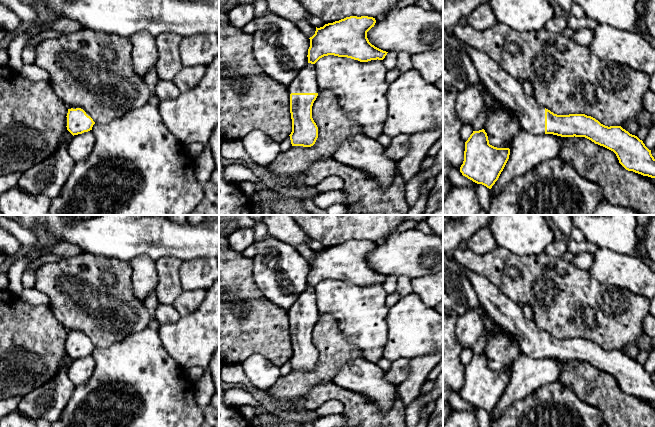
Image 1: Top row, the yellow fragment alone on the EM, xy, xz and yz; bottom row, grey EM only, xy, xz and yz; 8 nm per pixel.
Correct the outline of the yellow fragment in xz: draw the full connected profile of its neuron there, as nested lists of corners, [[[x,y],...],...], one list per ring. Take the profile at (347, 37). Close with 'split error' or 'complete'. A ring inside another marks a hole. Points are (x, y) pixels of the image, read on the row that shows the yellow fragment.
[[[350,16],[317,28],[310,37],[308,64],[288,86],[292,132],[292,146],[311,147],[318,138],[318,127],[312,118],[312,106],[319,87],[314,64],[322,57],[334,55],[360,62],[383,60],[388,52],[372,45],[367,32],[374,27],[375,18]]]; split error

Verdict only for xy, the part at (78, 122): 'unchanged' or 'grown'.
unchanged

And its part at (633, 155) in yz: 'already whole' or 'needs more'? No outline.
needs more

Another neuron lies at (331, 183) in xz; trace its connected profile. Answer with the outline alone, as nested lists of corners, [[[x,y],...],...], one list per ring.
[[[329,176],[320,181],[319,184],[316,186],[319,194],[335,190],[342,190],[343,187],[344,187],[344,182],[338,176]]]

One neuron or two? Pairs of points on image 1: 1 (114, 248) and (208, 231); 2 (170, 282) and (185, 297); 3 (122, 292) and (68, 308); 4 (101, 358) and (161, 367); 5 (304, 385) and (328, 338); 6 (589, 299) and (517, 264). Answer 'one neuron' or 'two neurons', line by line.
1: one neuron
2: two neurons
3: one neuron
4: one neuron
5: one neuron
6: one neuron

